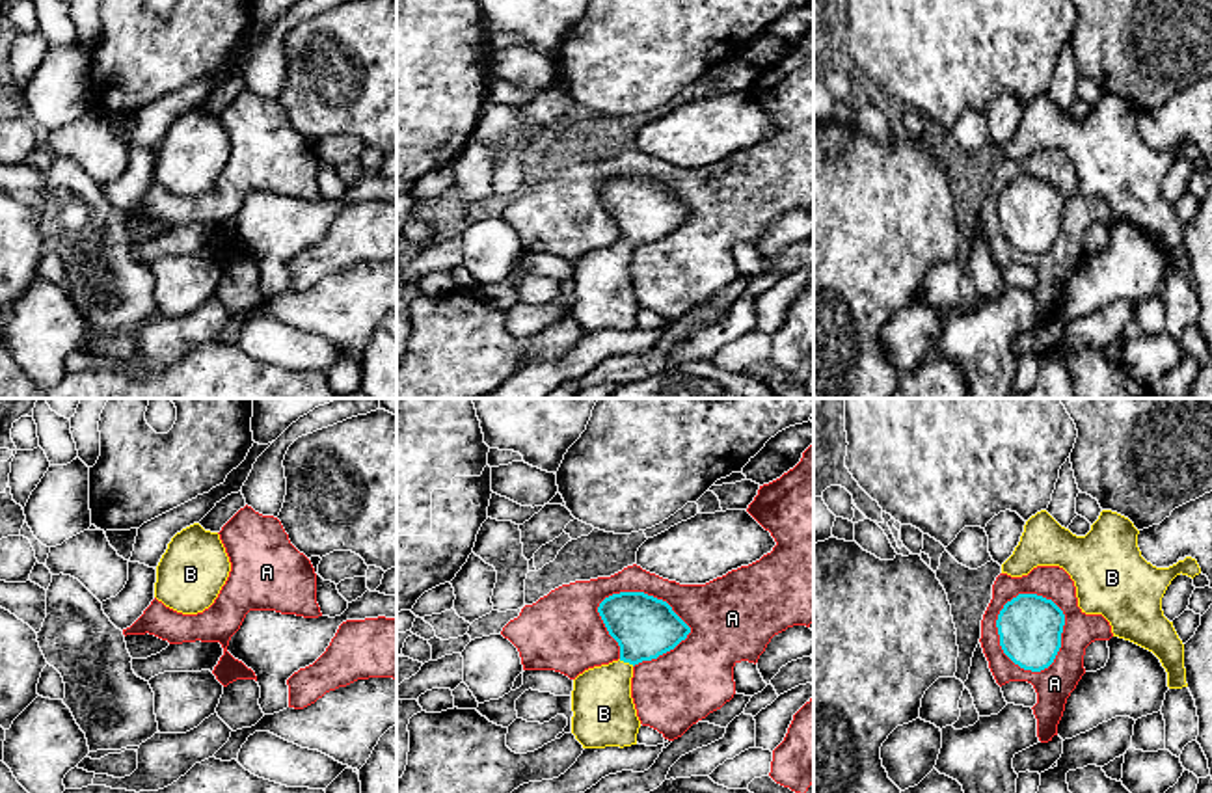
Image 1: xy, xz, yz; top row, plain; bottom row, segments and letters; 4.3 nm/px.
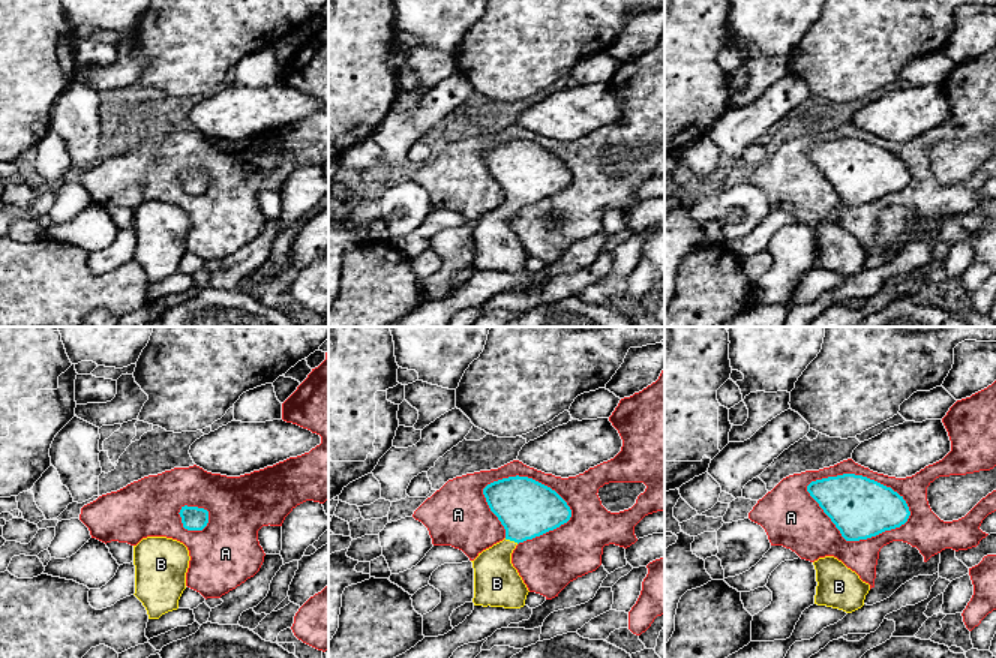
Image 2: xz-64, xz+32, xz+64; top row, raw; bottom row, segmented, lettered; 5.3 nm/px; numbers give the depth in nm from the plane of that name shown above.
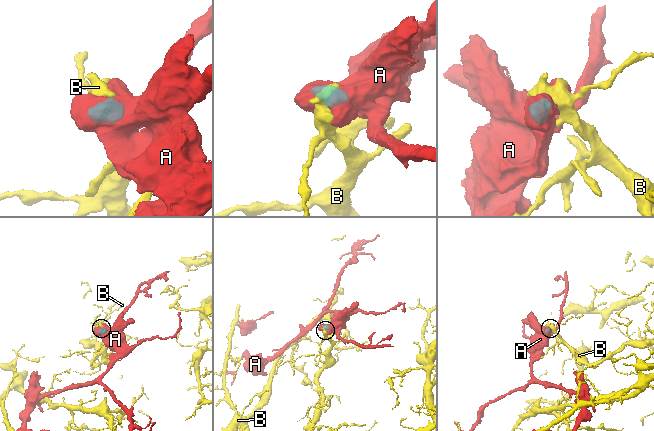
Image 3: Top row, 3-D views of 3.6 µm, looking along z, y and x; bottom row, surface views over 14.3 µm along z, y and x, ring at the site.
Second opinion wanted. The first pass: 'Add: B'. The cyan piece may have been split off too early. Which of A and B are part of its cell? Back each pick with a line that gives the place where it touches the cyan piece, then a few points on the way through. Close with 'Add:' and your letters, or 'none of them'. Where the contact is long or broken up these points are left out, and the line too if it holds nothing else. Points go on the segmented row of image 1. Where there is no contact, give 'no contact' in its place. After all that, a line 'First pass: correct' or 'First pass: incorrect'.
B: meets cyan in xz at (626, 661); runs through xz (645, 628), (626, 661), (604, 693), (604, 713)
Add: B
First pass: correct

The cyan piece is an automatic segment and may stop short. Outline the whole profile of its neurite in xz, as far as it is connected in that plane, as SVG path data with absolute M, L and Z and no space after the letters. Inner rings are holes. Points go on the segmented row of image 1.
M644 592L613 594L598 612L620 646L620 659L573 679L572 733L583 748L624 748L637 745L640 728L631 698L633 666L674 650L691 627L667 601Z

